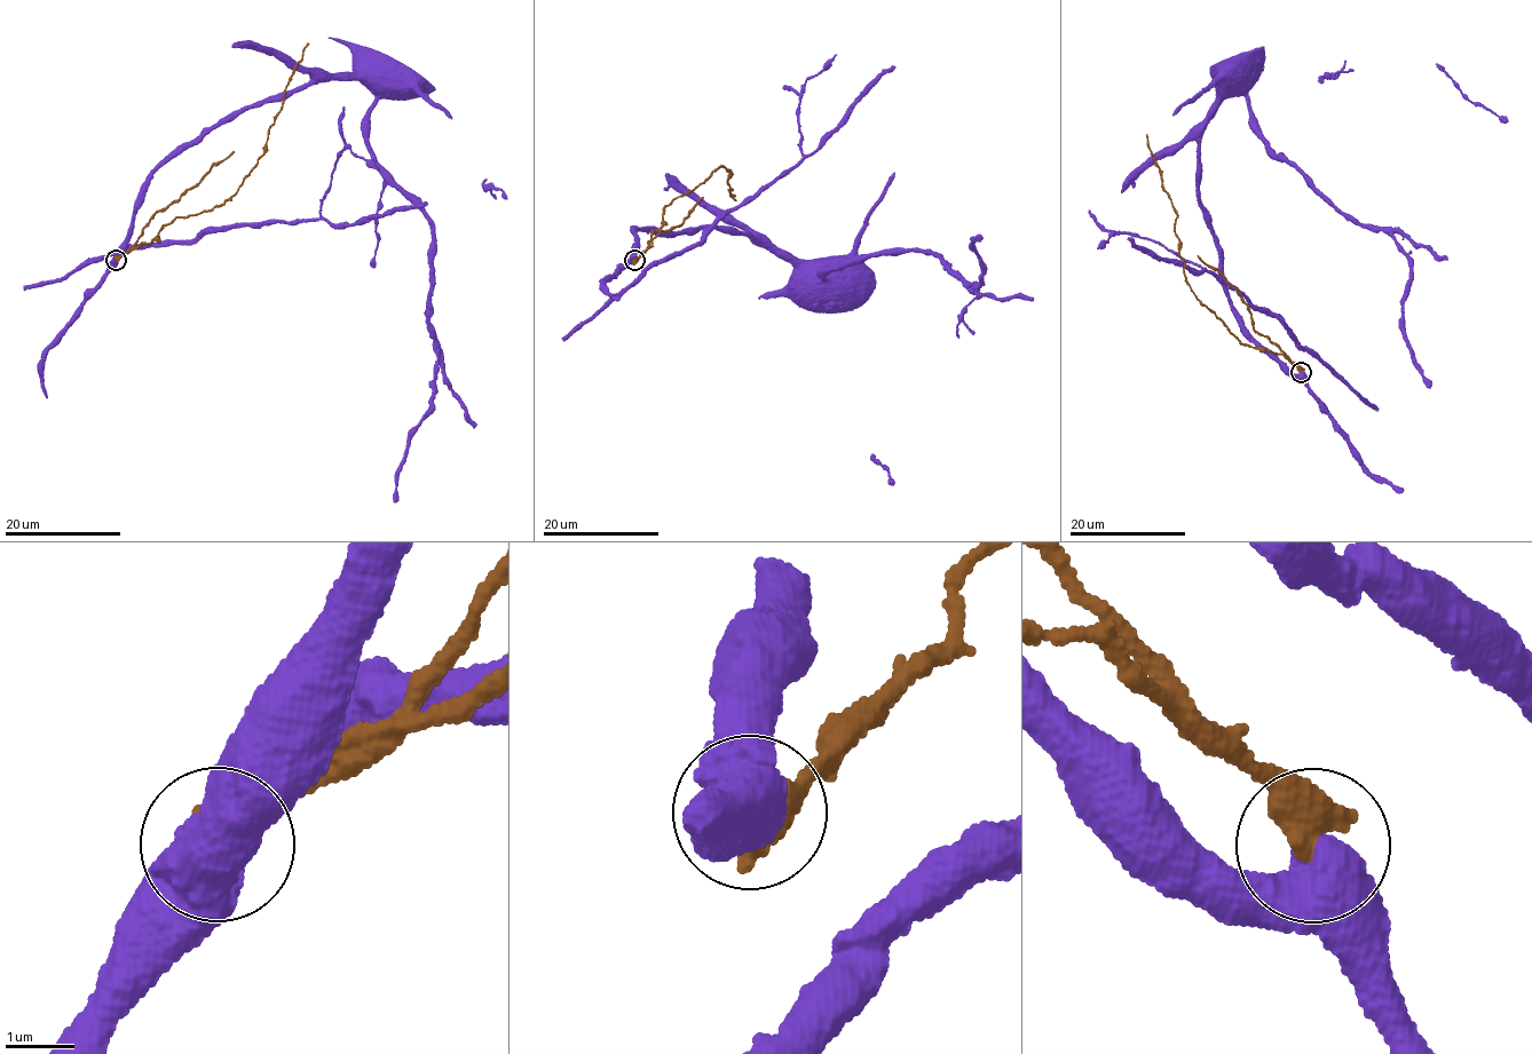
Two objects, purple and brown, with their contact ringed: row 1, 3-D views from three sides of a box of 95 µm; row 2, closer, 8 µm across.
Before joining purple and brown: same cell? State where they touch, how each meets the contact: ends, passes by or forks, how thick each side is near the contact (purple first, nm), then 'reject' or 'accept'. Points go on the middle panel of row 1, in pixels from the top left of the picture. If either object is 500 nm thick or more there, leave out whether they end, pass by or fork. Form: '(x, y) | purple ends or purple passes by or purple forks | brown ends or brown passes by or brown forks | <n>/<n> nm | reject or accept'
(634, 260) | 800/600 nm | reject

